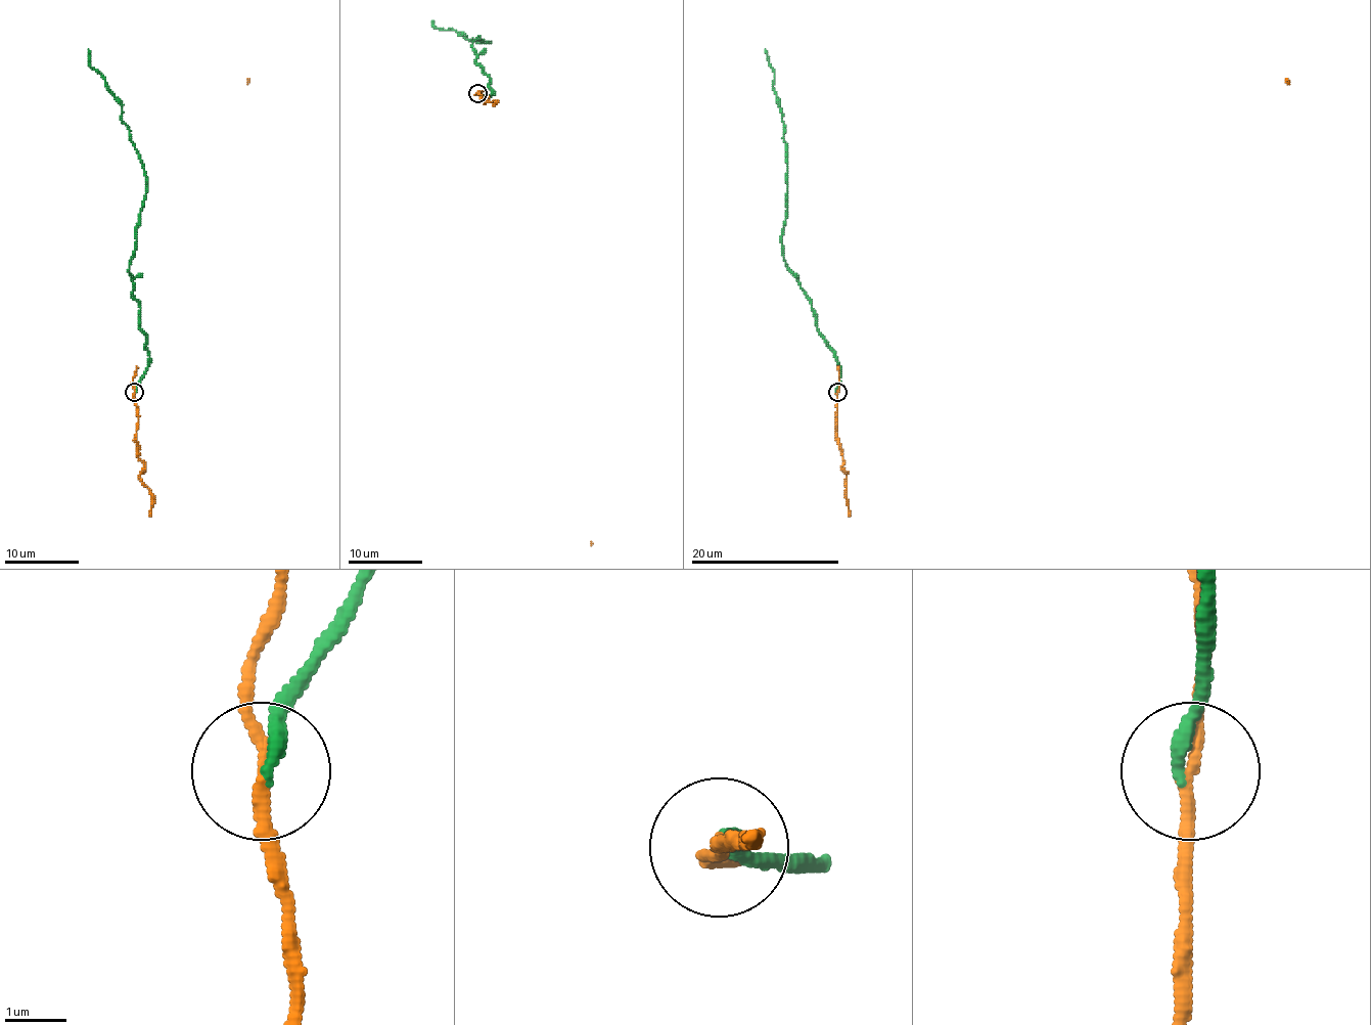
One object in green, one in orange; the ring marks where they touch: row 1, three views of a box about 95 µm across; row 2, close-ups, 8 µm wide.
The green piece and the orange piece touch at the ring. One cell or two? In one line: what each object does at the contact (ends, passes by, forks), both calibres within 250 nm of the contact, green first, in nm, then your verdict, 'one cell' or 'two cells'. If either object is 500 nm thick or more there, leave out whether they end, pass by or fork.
green ends there; orange passes by; 240 nm thick on the green side, 180 nm on the other; two cells

